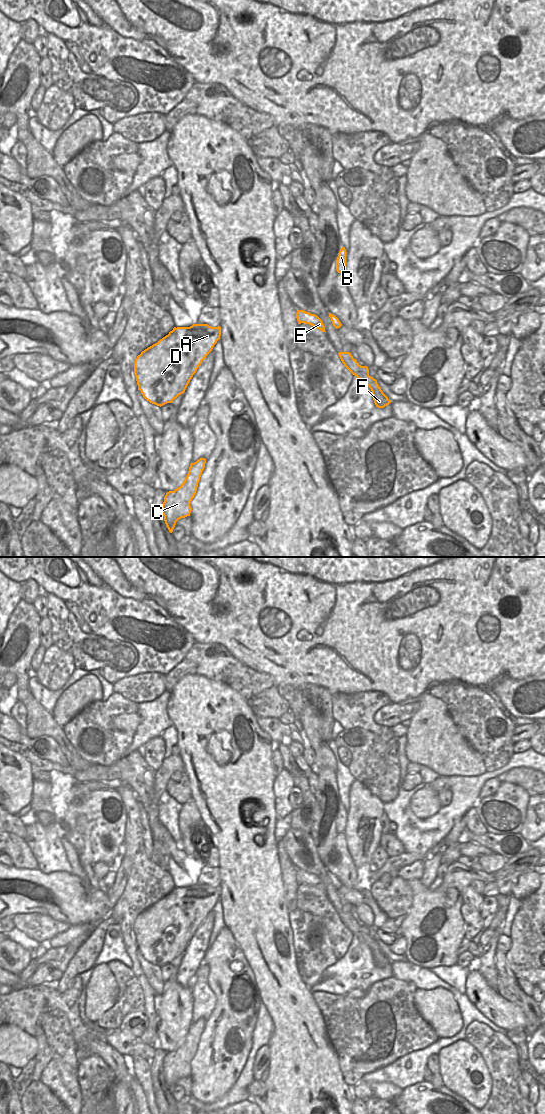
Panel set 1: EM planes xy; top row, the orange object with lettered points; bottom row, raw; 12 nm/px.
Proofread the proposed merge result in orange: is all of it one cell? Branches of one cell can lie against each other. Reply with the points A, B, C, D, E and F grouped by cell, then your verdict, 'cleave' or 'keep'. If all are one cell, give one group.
groups A B C D E F; keep

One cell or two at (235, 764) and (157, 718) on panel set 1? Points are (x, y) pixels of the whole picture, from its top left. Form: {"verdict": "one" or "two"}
{"verdict": "two"}

